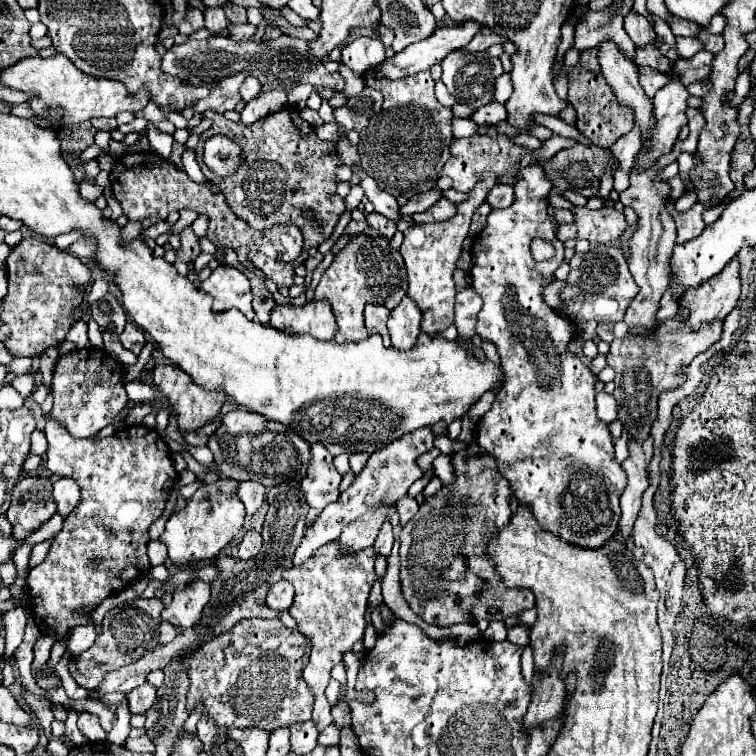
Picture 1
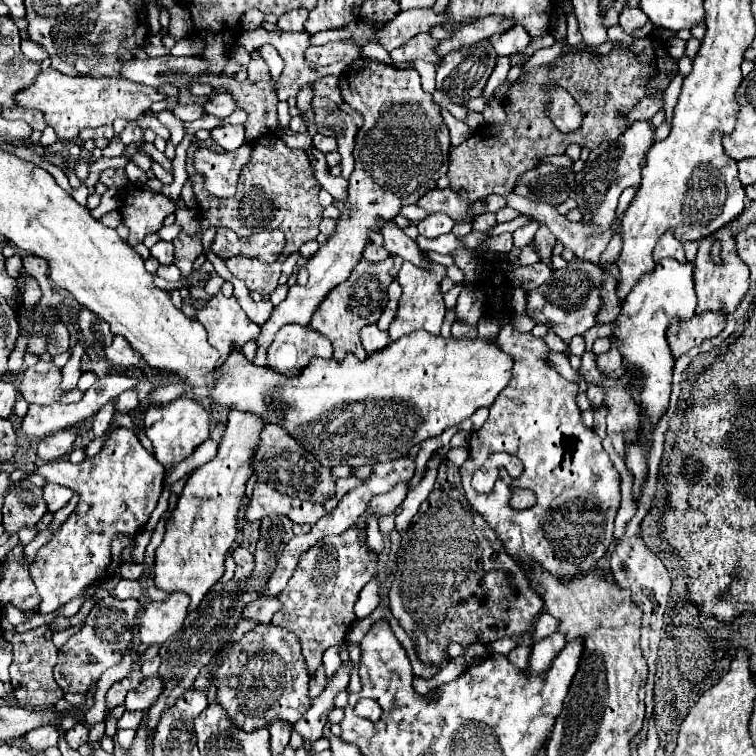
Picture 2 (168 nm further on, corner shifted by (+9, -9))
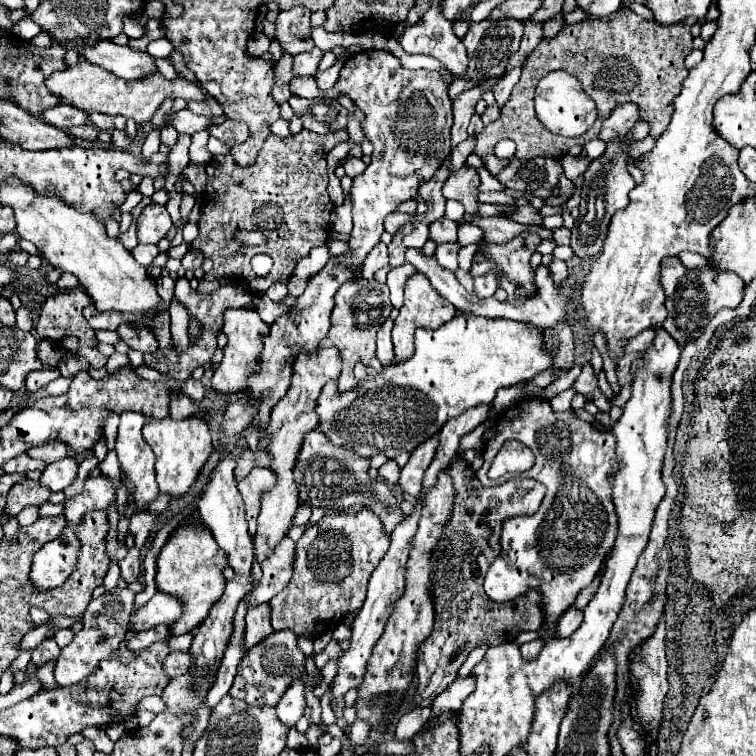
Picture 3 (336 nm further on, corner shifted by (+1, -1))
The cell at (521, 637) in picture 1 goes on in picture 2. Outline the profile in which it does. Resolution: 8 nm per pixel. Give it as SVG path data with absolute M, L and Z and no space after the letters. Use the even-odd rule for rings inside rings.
M519 643L507 657L509 657L509 661L515 665L515 667L519 667L519 669L525 669L525 661L529 659L529 645L523 645L523 643Z

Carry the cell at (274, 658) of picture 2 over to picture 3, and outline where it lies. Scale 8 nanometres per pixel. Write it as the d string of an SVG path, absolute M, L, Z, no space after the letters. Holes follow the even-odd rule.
M277 631L271 633L261 645L255 645L245 657L241 659L241 665L237 667L237 675L231 687L231 695L235 699L243 699L249 705L269 705L275 707L285 693L285 689L291 685L293 679L301 675L301 669L305 667L305 655L297 647L297 635L293 631Z

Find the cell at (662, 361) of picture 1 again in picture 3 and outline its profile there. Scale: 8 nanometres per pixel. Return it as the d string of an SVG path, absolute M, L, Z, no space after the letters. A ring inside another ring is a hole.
M709 263L705 267L701 267L701 269L689 269L681 277L673 297L667 297L667 301L665 301L667 319L663 323L663 329L681 347L685 347L689 341L695 341L703 333L703 329L707 327L707 323L715 317L715 313L719 309L725 309L725 307L735 309L741 303L743 293L745 293L745 283L737 273L719 271L719 269L711 267Z

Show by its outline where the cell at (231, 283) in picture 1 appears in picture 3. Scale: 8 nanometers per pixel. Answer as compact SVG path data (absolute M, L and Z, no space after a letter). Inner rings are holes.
M227 309L225 311L225 325L223 333L227 333L227 345L225 345L225 357L221 365L215 369L211 387L217 393L223 395L237 395L245 393L247 389L247 379L253 373L259 373L259 361L261 361L261 351L263 351L263 337L269 333L269 325L261 321L255 309Z

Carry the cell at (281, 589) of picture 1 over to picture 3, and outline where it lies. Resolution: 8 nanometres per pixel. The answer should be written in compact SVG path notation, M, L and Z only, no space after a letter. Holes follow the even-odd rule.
M257 605L257 609L249 609L245 615L243 653L247 653L251 647L255 647L271 633L273 633L273 627L269 623L269 605Z

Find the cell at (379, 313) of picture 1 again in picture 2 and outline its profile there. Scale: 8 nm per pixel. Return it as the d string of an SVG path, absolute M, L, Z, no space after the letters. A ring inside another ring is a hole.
M369 325L369 327L363 327L361 329L361 341L363 341L363 347L367 353L373 353L381 347L385 347L389 343L389 335L387 333L381 333L377 329L377 325Z

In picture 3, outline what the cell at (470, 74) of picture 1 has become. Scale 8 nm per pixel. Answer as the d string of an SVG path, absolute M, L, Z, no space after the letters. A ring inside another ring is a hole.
M485 19L481 23L471 23L463 43L469 49L469 81L477 81L477 77L501 77L507 69L509 55L515 55L519 49L519 41L523 37L523 21L517 19Z

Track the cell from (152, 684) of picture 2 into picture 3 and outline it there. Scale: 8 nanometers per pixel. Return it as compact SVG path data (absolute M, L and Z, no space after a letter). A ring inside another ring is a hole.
M173 651L165 659L165 671L169 673L169 677L177 677L181 673L187 673L193 663L195 663L195 657L189 651Z

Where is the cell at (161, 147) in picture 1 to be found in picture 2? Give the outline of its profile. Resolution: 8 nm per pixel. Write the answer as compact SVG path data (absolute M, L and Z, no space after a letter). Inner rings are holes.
M133 121L125 127L125 131L119 135L119 139L123 141L123 145L131 145L131 143L137 143L137 141L143 141L143 129Z

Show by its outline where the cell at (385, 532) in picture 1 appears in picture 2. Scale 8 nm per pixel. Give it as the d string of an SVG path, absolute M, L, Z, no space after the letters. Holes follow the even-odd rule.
M375 575L361 590L359 594L360 599L354 607L354 623L368 616L380 603L378 579L379 577Z

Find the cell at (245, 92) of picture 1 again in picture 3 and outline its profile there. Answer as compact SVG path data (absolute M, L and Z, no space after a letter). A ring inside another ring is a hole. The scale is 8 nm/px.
M207 97L205 101L187 101L187 109L195 115L205 115L205 117L219 117L223 115L221 105L217 105L217 101L213 101L211 97Z

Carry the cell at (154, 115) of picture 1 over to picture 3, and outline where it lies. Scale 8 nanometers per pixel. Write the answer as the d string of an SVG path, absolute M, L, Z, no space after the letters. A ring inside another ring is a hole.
M183 109L175 115L173 119L173 127L181 133L189 133L193 135L195 131L201 131L201 129L209 129L213 123L209 117L201 117L201 115L193 115L189 109Z

